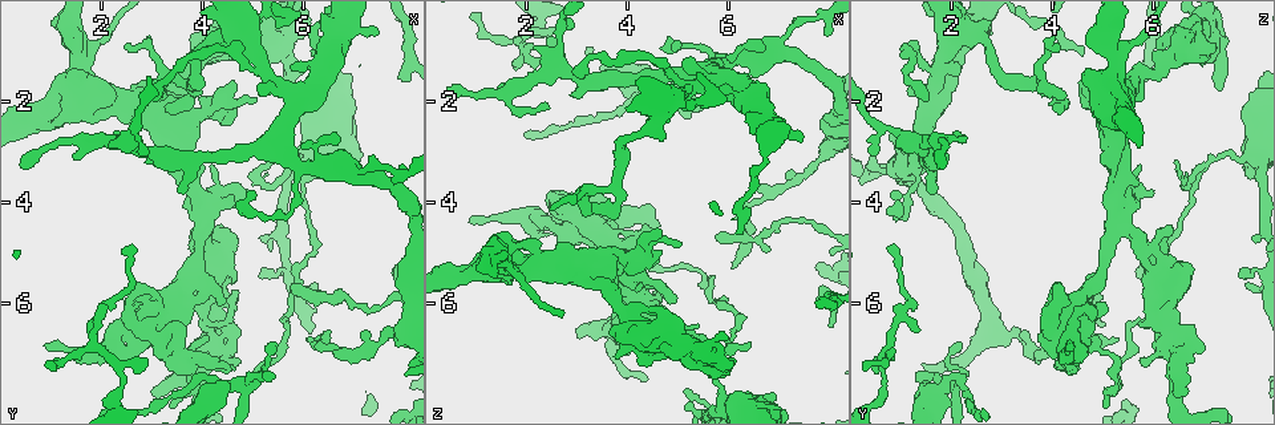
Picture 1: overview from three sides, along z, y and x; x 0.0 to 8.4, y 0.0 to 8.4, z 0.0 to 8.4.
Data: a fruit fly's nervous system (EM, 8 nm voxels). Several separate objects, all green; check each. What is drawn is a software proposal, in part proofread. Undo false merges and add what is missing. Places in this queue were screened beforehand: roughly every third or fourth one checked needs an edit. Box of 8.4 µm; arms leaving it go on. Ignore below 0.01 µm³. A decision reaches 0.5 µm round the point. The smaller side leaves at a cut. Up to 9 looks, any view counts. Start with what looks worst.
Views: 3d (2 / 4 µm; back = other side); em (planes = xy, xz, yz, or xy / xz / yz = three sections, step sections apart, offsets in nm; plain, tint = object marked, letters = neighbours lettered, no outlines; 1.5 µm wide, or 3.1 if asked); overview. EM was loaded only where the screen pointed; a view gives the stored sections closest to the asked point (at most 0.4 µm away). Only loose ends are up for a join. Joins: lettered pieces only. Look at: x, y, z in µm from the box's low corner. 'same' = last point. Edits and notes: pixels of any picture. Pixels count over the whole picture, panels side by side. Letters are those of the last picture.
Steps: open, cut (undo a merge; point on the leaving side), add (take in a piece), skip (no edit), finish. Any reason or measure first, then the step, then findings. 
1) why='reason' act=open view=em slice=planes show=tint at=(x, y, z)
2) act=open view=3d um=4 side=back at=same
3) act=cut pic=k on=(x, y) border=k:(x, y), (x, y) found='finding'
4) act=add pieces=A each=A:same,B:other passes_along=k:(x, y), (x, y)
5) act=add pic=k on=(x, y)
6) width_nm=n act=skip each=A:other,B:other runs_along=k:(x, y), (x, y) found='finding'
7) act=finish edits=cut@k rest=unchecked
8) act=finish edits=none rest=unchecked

why='end of a long branch' act=open view=em slice=planes show=plain at=(3.05, 2.00, 1.50)

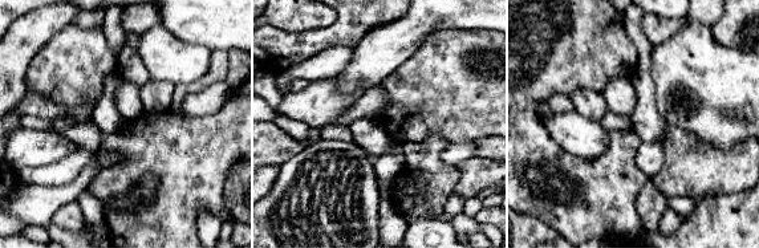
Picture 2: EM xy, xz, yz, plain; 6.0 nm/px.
why='see the neighbours' act=open view=em slice=planes show=letters at=same

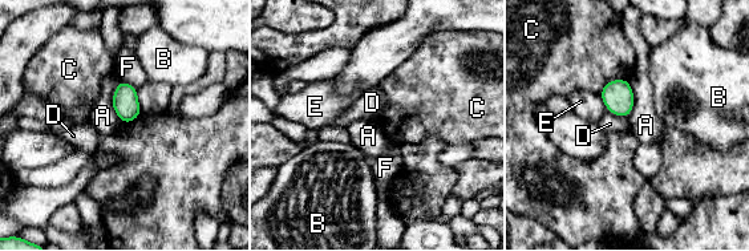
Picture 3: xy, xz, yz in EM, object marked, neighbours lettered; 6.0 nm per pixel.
act=skip each=A:other,B:other,C:other,D:other,E:other,F:other border=3:(118, 80), (112, 108), (125, 124) found='no lettered piece goes on from it'

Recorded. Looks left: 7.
why='stops while still wide' act=open view=3d um=4 at=(7.50, 0.60, 2.80)

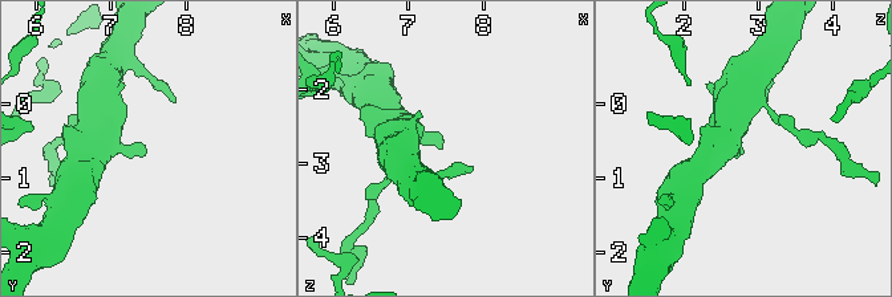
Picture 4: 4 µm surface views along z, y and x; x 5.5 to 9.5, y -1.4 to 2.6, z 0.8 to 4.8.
act=open view=em slice=planes show=letters at=(7.50, 0.65, 2.80)

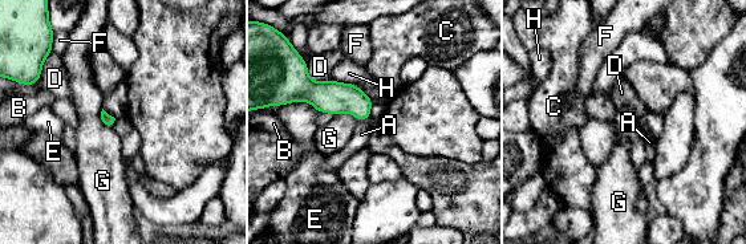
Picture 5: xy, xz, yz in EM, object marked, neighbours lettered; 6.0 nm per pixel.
act=add pieces=A each=A:same,B:other,C:other,D:other,E:other,F:other,G:other,H:other passes_along=5:(331, 97), (363, 120), (361, 134) found='the neuron continues'

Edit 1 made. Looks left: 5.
why='see it whole again' act=open view=overview

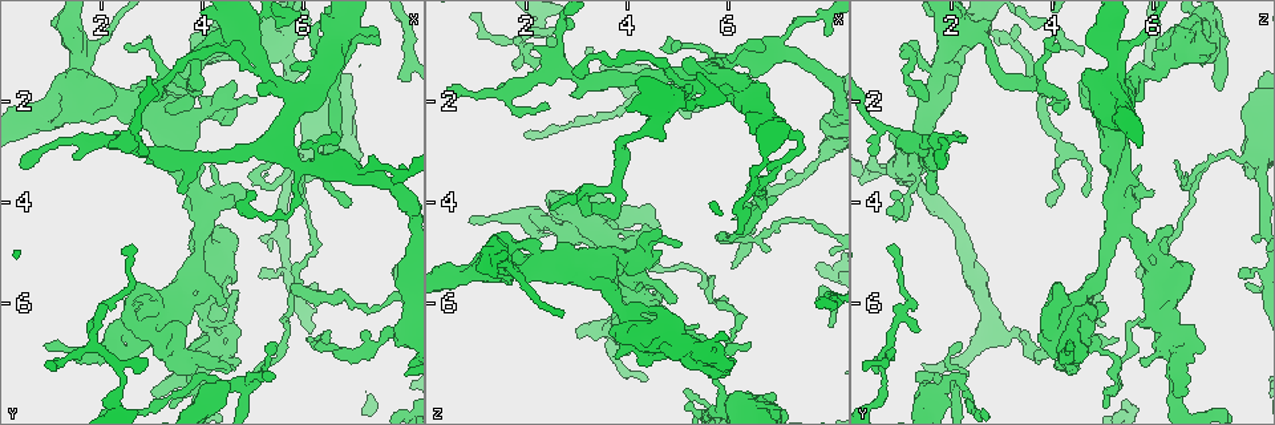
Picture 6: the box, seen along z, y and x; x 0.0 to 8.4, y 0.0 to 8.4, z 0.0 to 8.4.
why='closes a loop' act=open view=em slice=planes show=letters at=(2.20, 6.85, 4.20)

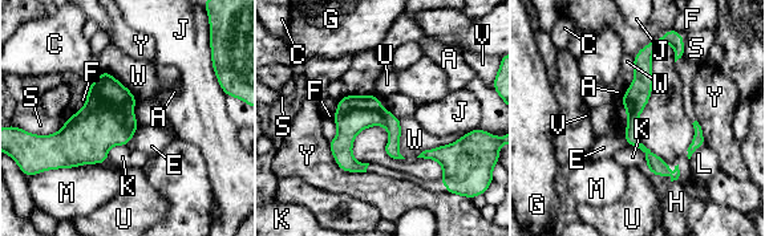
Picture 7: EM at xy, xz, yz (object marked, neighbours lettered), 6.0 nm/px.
width_nm=120 act=skip each=A:other,C:other,E:other,F:other,G:other,H:other,J:other,K:other,L:other,M:other,S:other,U:other,V:other,W:other,Y:other border=7:(347, 93), (373, 94) found='all the same neuron'

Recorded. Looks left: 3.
why='four or more arms meet' act=open view=em slice=xy step=8 show=plain at=(3.75, 1.60, 3.70)

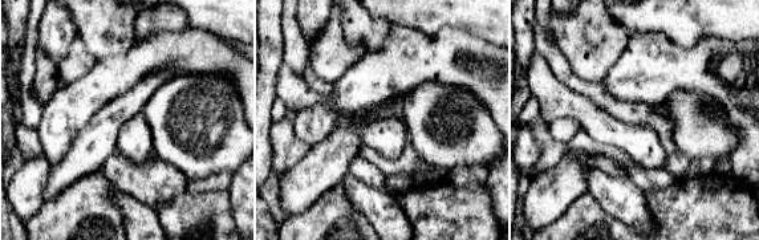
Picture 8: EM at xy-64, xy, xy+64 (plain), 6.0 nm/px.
act=open view=em slice=xy step=8 show=letters at=same

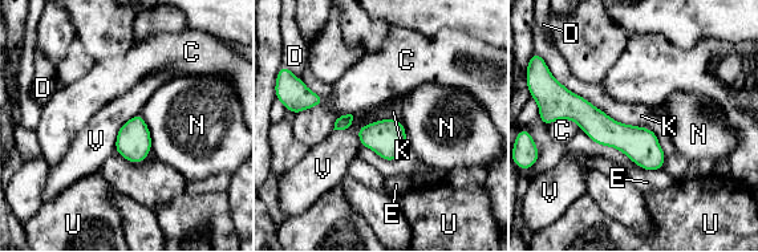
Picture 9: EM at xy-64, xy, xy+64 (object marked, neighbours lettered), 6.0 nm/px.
act=skip each=C:other,D:other,E:other,K:other,N:other,U:other,V:other border=9:(558, 80), (649, 127), (665, 155) found='continuous, no second neuron'

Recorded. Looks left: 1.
act=finish edits=add@5 rest=unchecked

